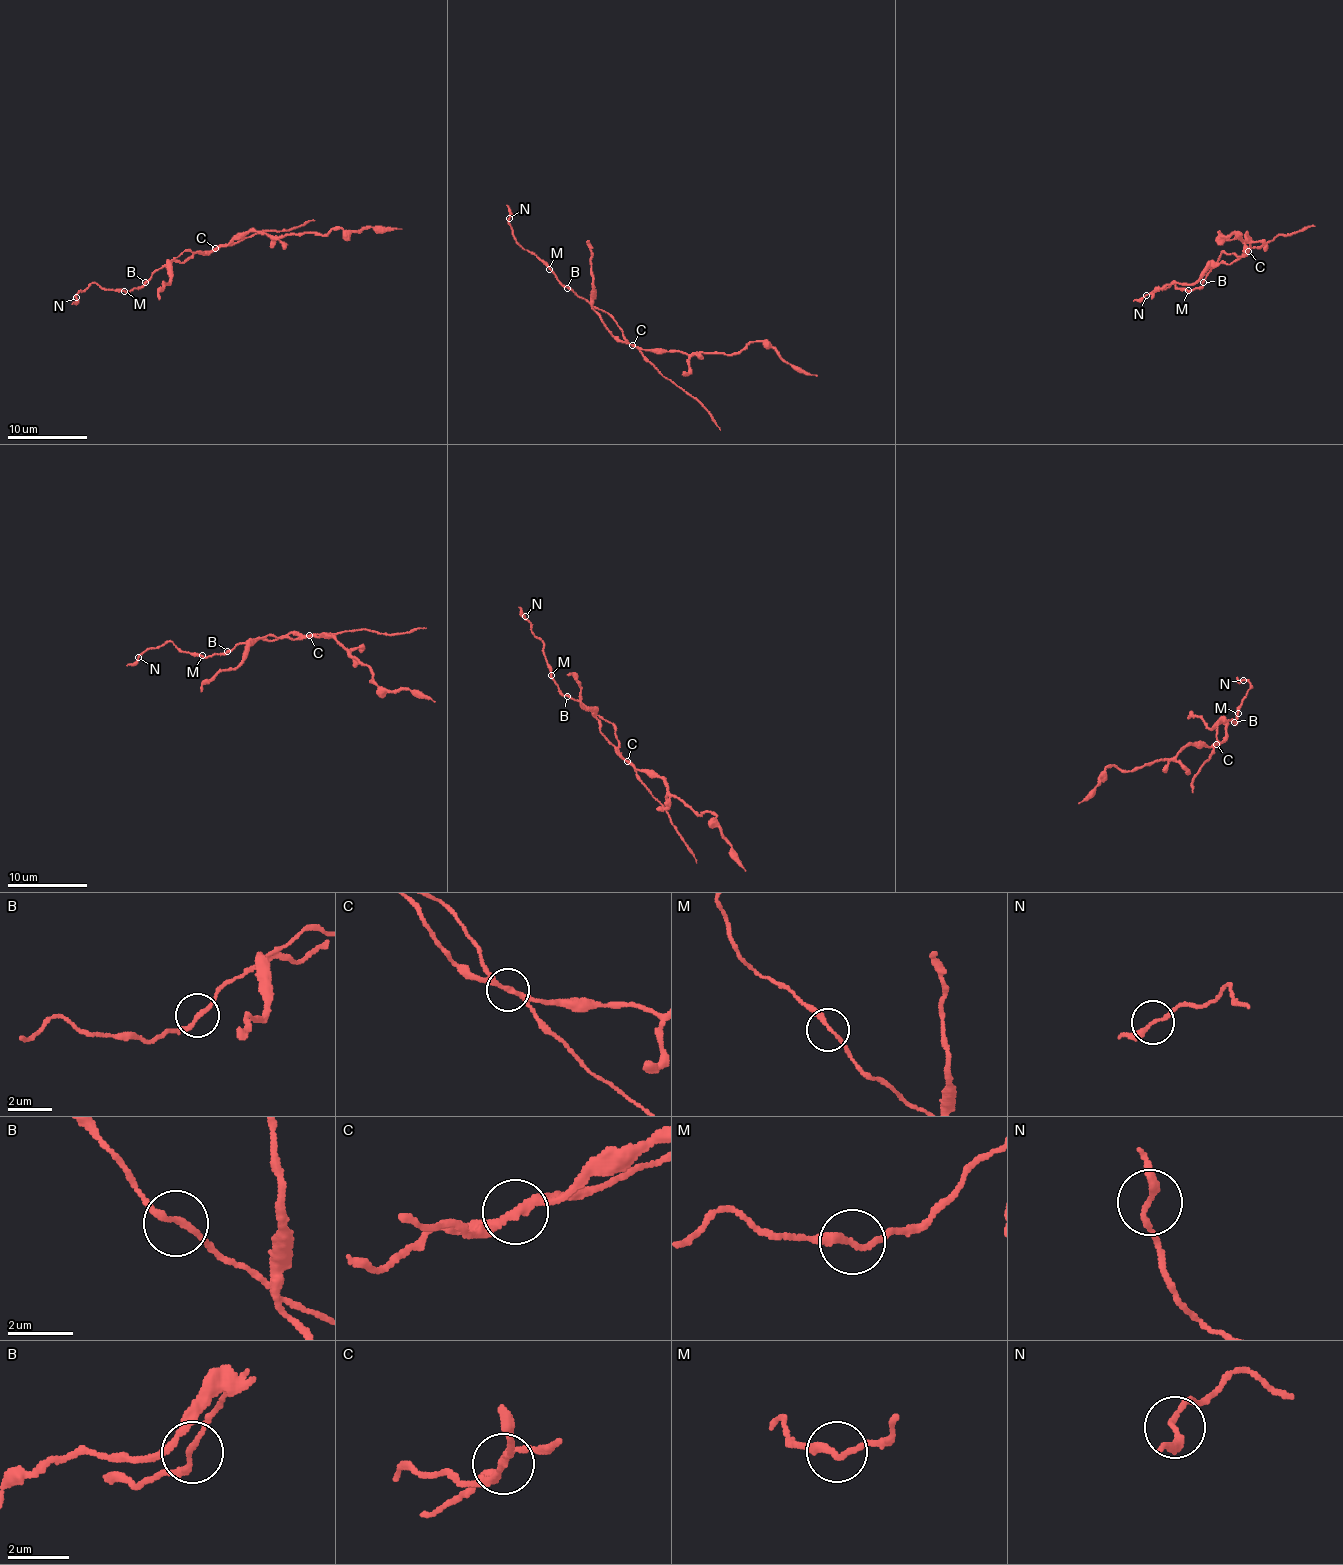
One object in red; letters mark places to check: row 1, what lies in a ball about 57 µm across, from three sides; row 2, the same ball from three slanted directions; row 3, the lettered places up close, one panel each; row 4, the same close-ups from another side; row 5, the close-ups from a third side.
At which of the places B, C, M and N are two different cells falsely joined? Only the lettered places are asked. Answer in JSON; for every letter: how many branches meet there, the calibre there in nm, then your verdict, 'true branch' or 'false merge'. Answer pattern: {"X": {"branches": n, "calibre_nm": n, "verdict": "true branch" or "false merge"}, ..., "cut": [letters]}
{"B": {"branches": 2, "calibre_nm": 190, "verdict": "true branch"}, "C": {"branches": 2, "calibre_nm": 240, "verdict": "false merge"}, "M": {"branches": 2, "calibre_nm": 200, "verdict": "true branch"}, "N": {"branches": 2, "calibre_nm": 190, "verdict": "true branch"}, "cut": ["C"]}

